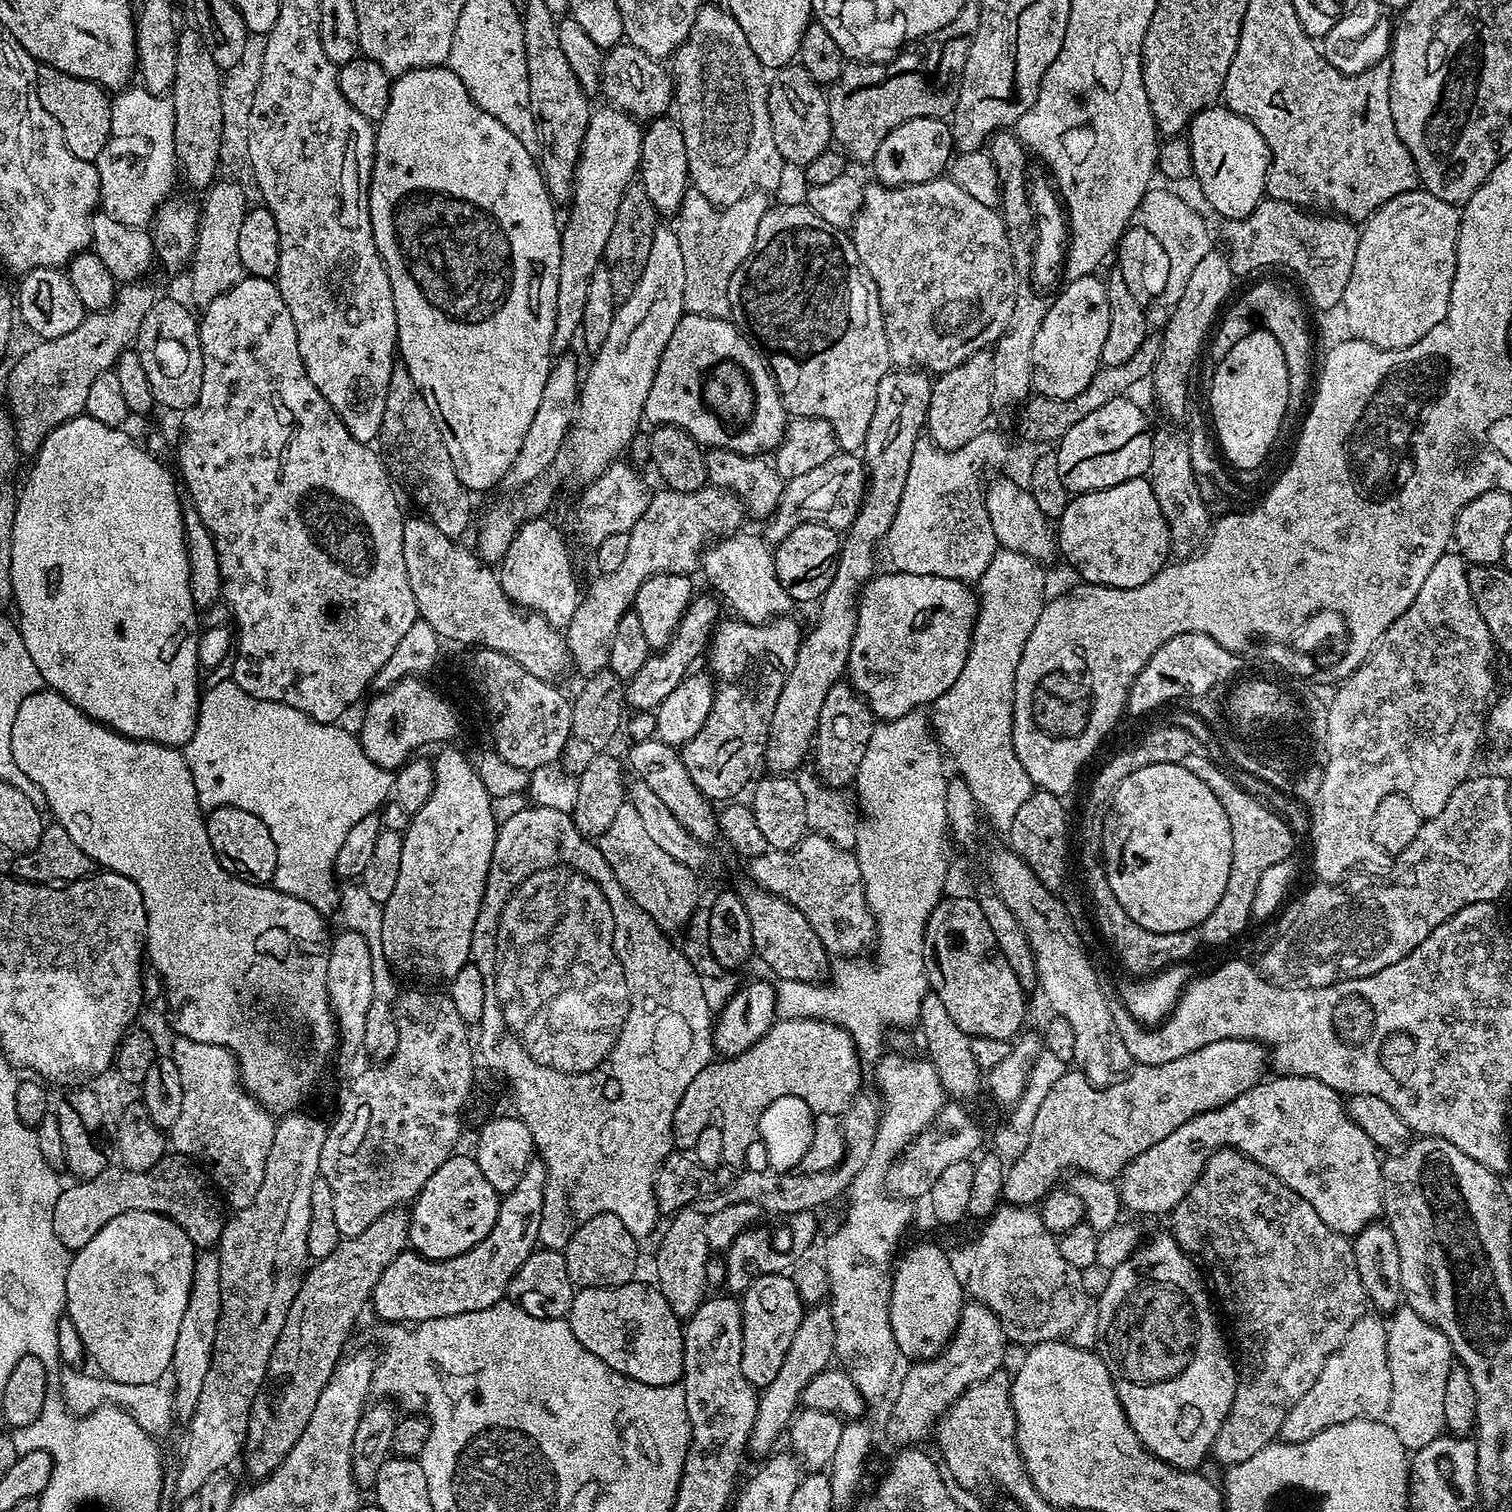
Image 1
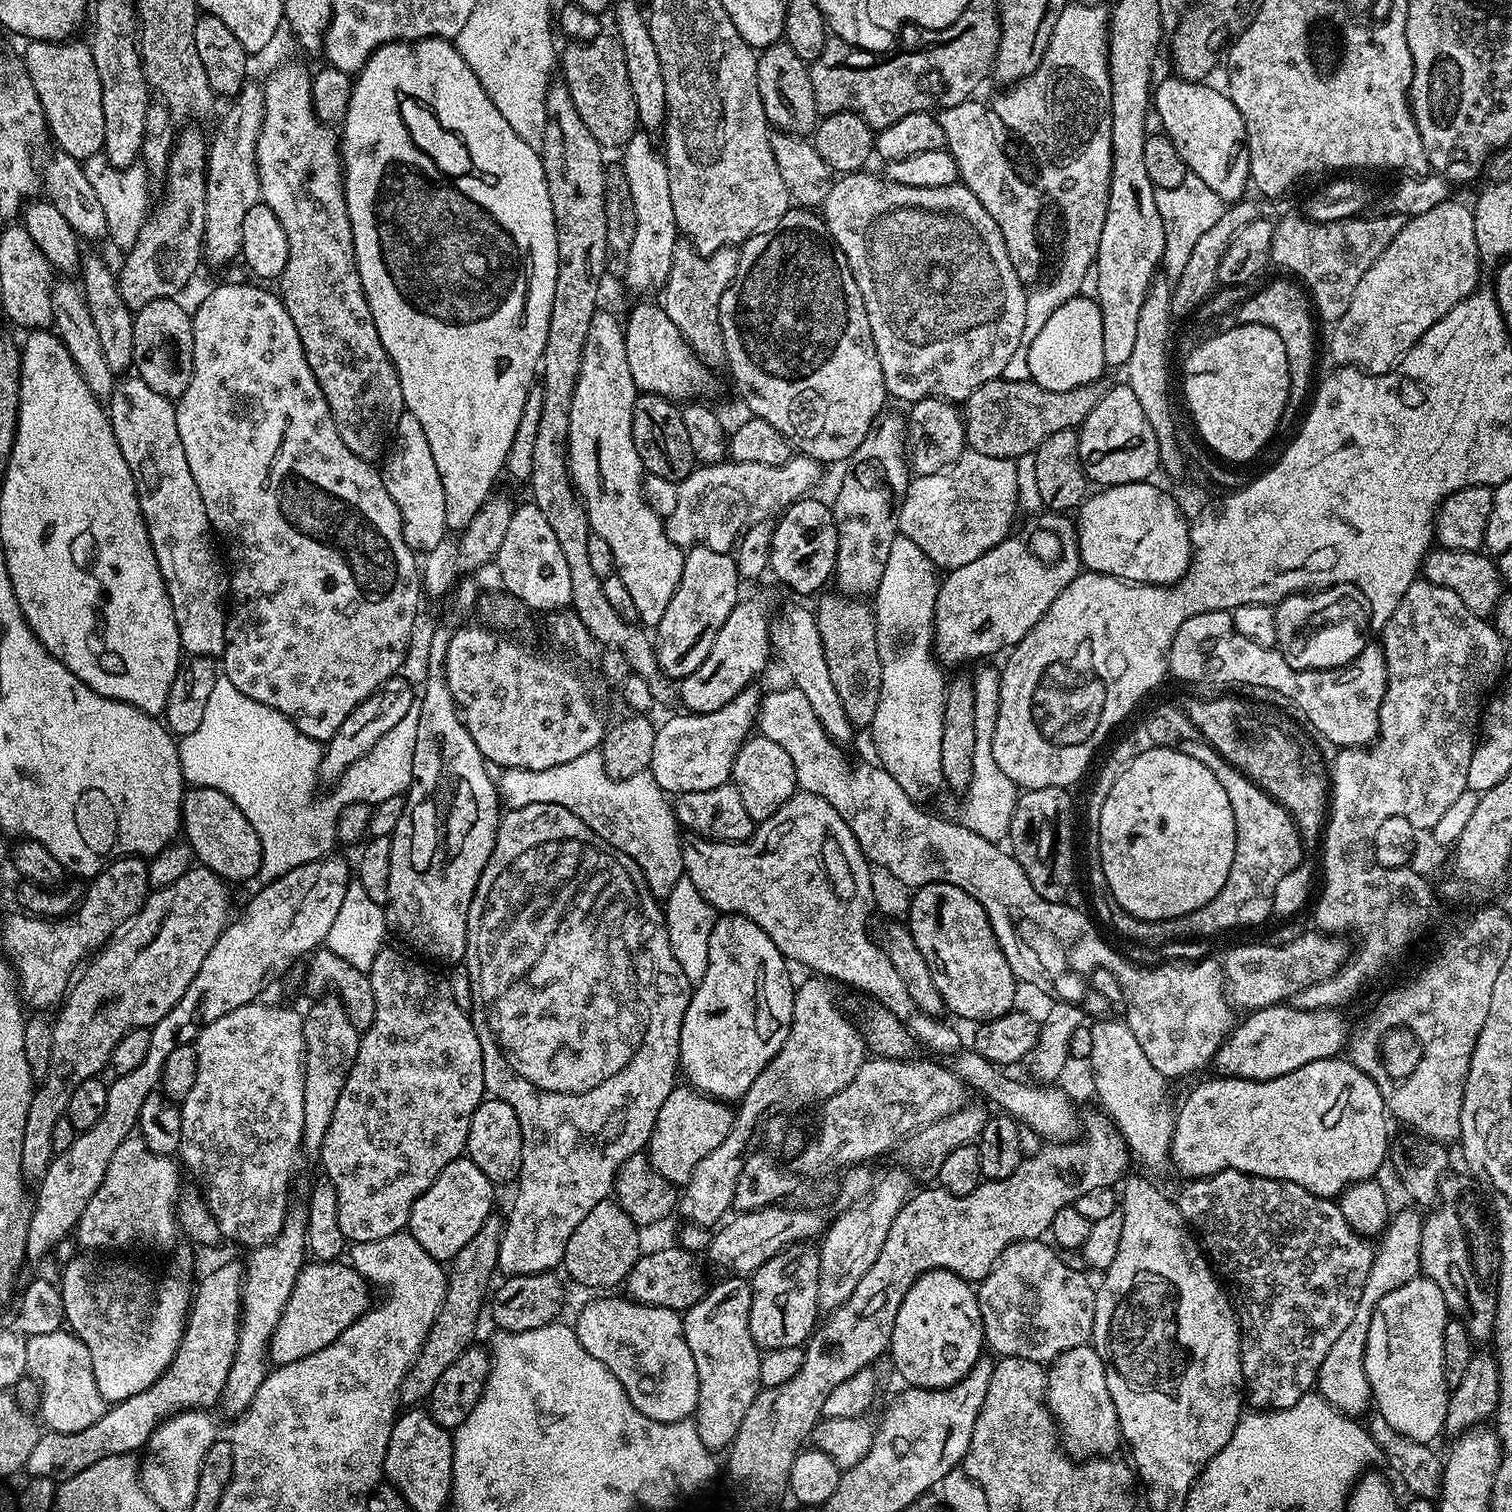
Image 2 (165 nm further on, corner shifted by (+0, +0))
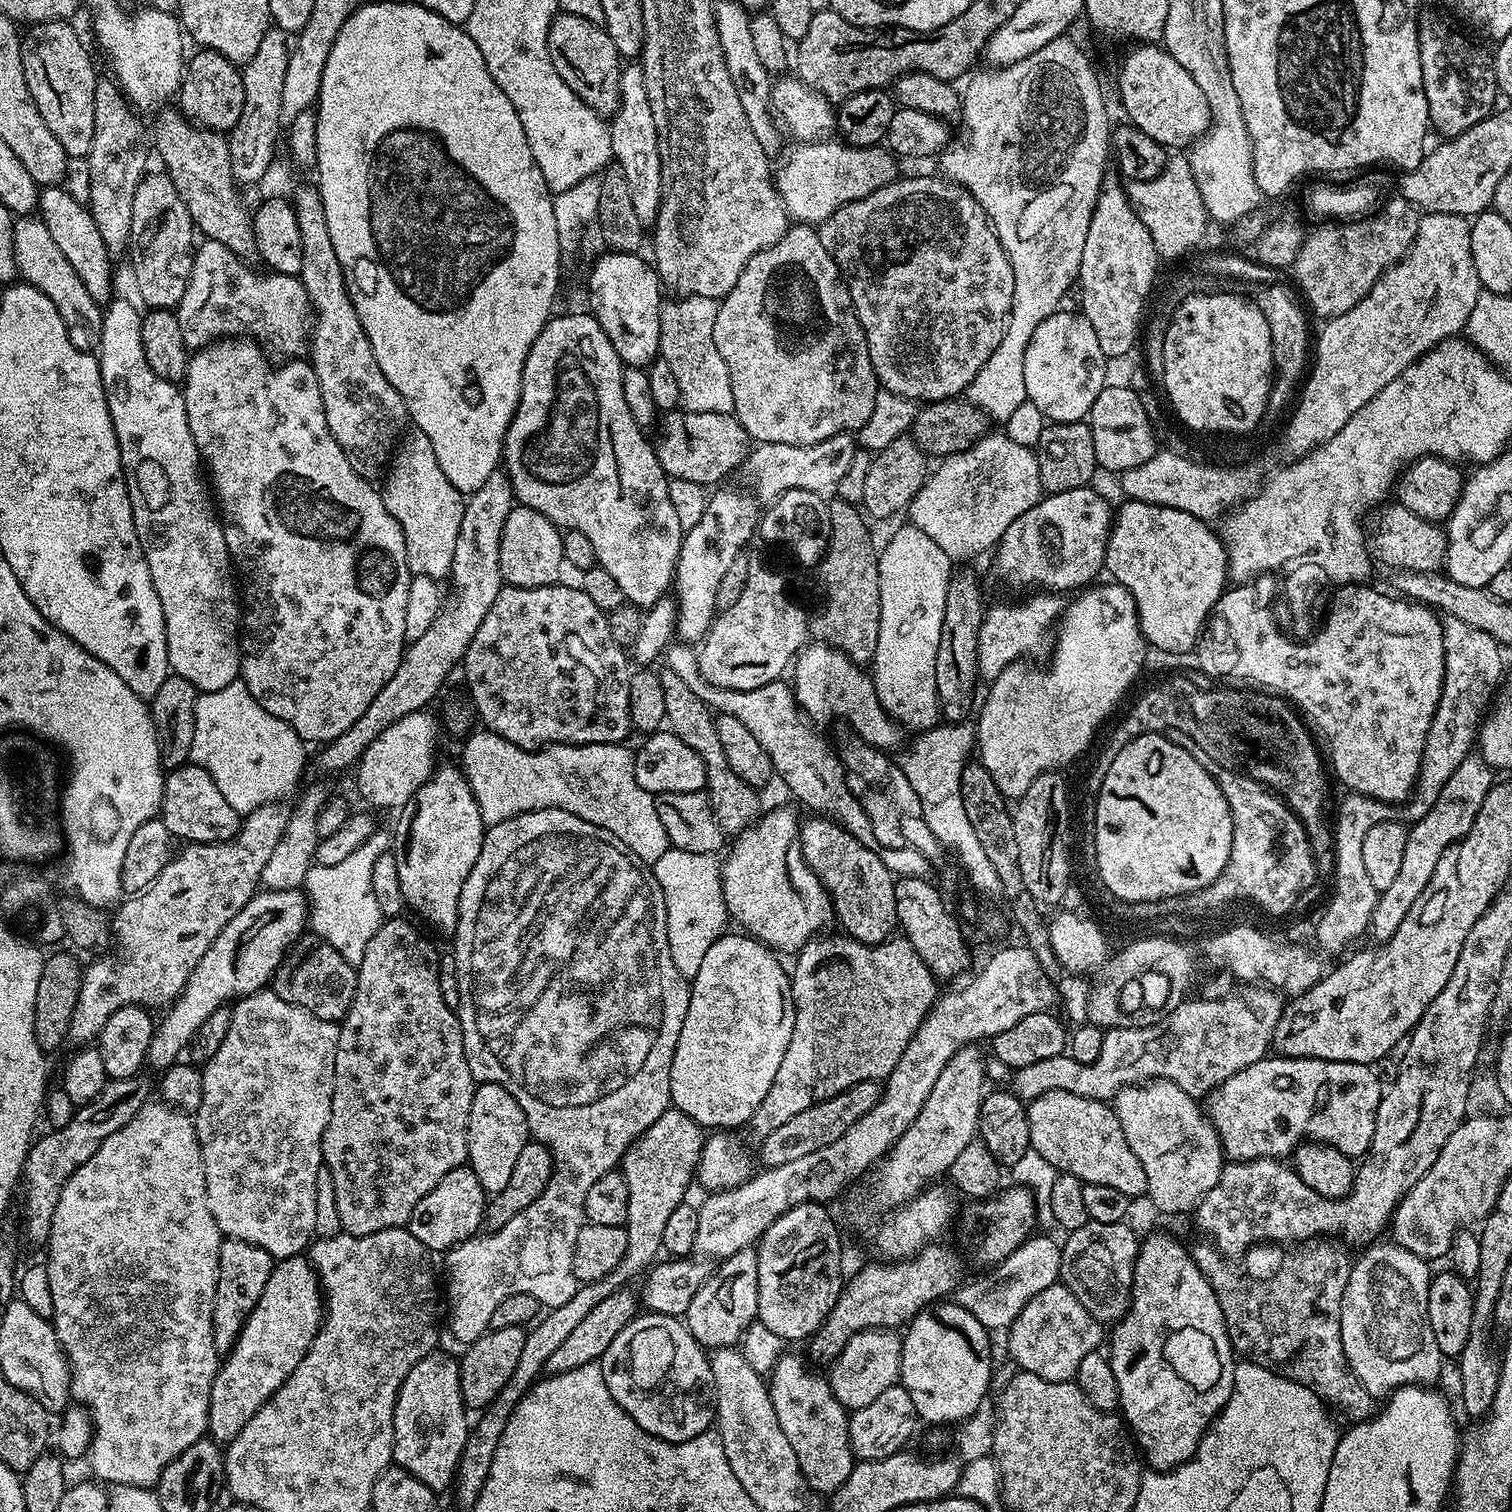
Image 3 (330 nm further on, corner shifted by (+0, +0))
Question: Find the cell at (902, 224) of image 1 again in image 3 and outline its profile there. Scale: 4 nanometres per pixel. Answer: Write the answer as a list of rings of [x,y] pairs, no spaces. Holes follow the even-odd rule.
[[[936,175],[937,177],[906,176],[874,190],[874,194],[866,194],[866,198],[858,198],[858,202],[850,202],[846,206],[834,210],[834,214],[830,214],[830,218],[826,218],[818,225],[820,241],[822,246],[826,246],[832,257],[836,259],[840,273],[844,275],[856,317],[868,343],[870,366],[874,366],[874,374],[879,387],[915,402],[951,400],[967,393],[975,376],[985,366],[987,359],[994,354],[994,350],[998,349],[998,342],[1002,342],[1008,329],[1008,319],[1012,316],[1016,275],[1014,266],[1010,262],[998,234],[992,228],[987,214],[968,191],[961,188],[959,184],[954,184],[951,180],[941,178],[939,175]]]

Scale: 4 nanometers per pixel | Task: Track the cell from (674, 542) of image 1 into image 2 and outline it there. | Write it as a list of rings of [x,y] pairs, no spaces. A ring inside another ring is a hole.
[[[793,454],[789,460],[778,466],[762,466],[762,462],[725,462],[697,466],[685,480],[677,483],[678,506],[674,506],[674,514],[670,514],[664,520],[664,529],[670,542],[674,542],[682,549],[704,546],[710,542],[710,547],[714,550],[731,553],[752,526],[763,520],[772,520],[777,513],[788,508],[795,500],[805,499],[811,493],[808,491],[819,482],[820,471],[822,471],[820,461],[803,454]]]

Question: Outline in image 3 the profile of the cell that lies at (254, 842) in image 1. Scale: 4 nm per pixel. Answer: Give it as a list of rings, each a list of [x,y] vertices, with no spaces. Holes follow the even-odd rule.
[[[191,762],[171,769],[165,775],[164,797],[160,803],[159,815],[172,837],[188,844],[213,844],[229,840],[238,834],[242,823],[241,813],[236,812],[234,806],[226,802],[226,798],[222,798],[222,790],[214,786],[214,778],[210,778],[202,766]]]

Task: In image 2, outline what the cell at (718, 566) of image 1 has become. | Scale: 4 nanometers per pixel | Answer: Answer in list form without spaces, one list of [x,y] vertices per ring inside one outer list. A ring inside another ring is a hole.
[[[788,608],[780,617],[773,619],[770,624],[772,634],[772,652],[784,663],[788,671],[791,683],[810,702],[814,709],[814,715],[818,722],[822,722],[822,728],[826,730],[828,737],[837,744],[847,745],[847,740],[854,735],[854,729],[846,718],[846,710],[842,710],[842,702],[838,699],[838,693],[834,690],[834,682],[830,679],[830,666],[826,666],[826,654],[822,650],[822,634],[818,634],[816,617],[811,611],[804,608]]]

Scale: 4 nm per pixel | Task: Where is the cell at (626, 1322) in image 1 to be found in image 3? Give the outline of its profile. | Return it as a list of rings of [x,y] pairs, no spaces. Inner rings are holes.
[[[645,1311],[624,1327],[610,1342],[604,1355],[598,1361],[602,1370],[602,1378],[606,1378],[606,1386],[610,1390],[610,1398],[642,1426],[642,1430],[677,1444],[689,1441],[702,1432],[713,1427],[716,1418],[716,1387],[709,1353],[701,1348],[700,1343],[690,1334],[687,1323],[681,1317],[667,1316],[657,1312]]]

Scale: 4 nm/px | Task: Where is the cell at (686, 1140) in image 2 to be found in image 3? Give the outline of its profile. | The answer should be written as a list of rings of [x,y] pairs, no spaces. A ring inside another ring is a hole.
[[[669,1106],[643,1134],[632,1142],[626,1150],[622,1161],[624,1181],[630,1190],[630,1210],[628,1211],[628,1245],[624,1260],[614,1266],[610,1274],[601,1280],[593,1280],[587,1286],[577,1287],[574,1298],[570,1302],[562,1302],[562,1306],[549,1308],[527,1329],[526,1346],[522,1349],[522,1358],[518,1358],[518,1370],[506,1382],[500,1391],[491,1410],[479,1413],[480,1421],[469,1429],[466,1446],[463,1447],[462,1458],[456,1468],[456,1479],[452,1494],[456,1496],[457,1504],[470,1510],[482,1492],[486,1478],[489,1476],[490,1464],[501,1440],[502,1432],[506,1430],[506,1422],[516,1408],[516,1403],[524,1397],[529,1388],[541,1379],[546,1358],[566,1342],[566,1337],[573,1332],[574,1326],[602,1302],[602,1298],[610,1298],[617,1288],[623,1288],[636,1275],[647,1273],[653,1264],[657,1263],[662,1252],[662,1233],[670,1214],[678,1205],[685,1203],[688,1187],[694,1184],[696,1167],[704,1149],[706,1139],[705,1129],[701,1128],[694,1118],[682,1114],[677,1108]]]

